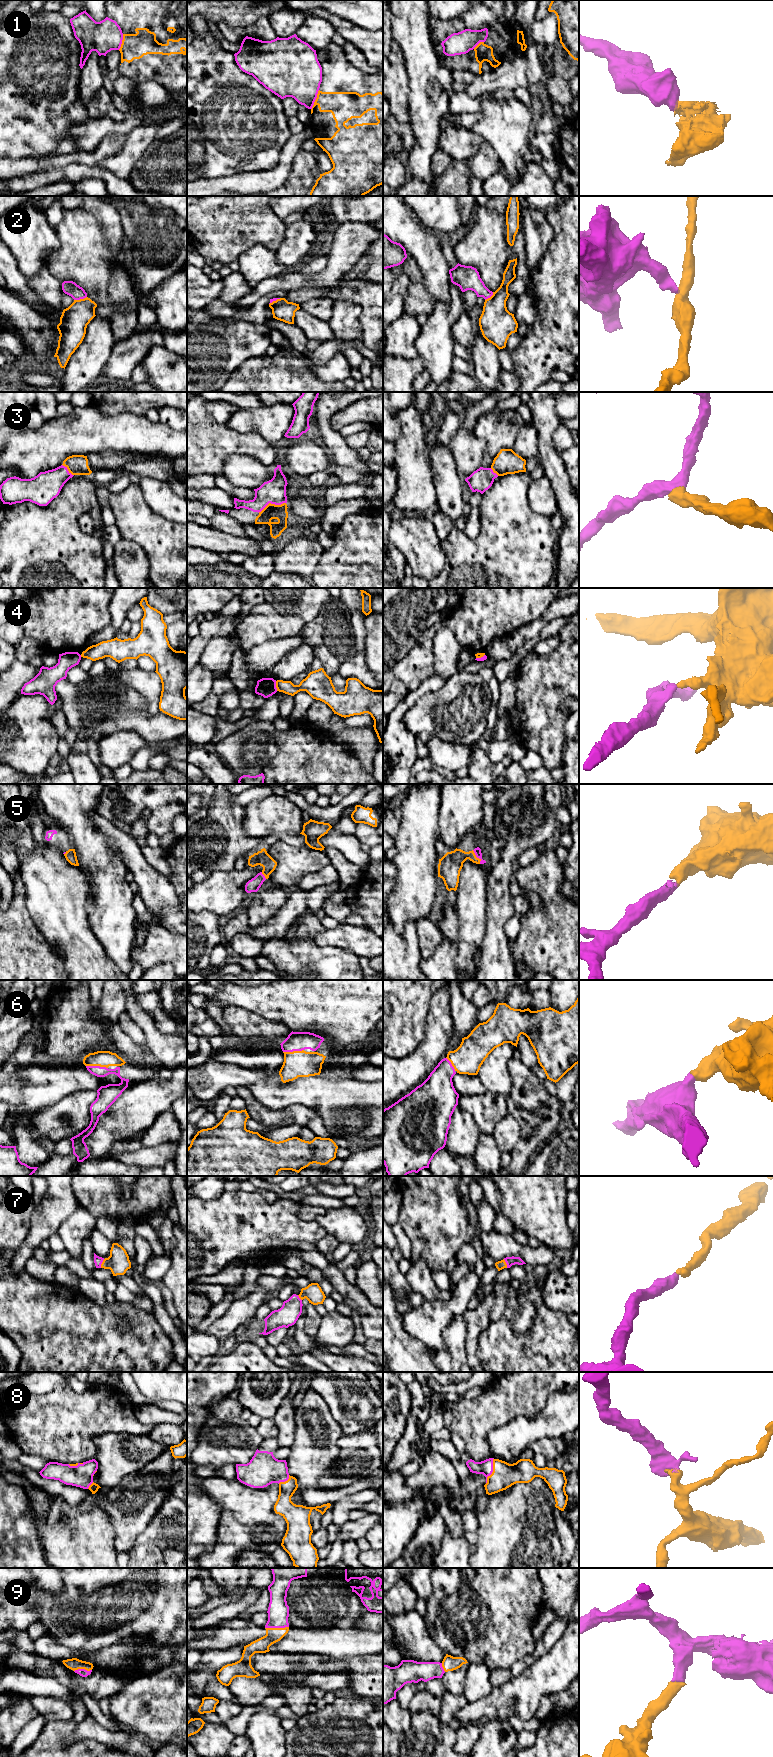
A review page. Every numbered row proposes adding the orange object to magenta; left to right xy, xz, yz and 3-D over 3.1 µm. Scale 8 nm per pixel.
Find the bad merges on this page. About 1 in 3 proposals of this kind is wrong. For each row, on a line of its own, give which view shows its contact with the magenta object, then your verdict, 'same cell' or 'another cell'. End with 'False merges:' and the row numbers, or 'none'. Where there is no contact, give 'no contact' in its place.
1: contact in xz; another cell
2: contact in xy; another cell
3: contact in xz; same cell
4: contact in xz; another cell
5: contact in yz; same cell
6: contact in xy; same cell
7: contact in xy; same cell
8: contact in yz; same cell
9: contact in xz; same cell
False merges: 1, 2, 4

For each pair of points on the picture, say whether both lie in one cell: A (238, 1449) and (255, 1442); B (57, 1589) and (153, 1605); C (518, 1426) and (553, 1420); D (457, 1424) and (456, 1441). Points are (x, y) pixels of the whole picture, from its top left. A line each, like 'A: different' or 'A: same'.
A: same
B: different
C: same
D: different

